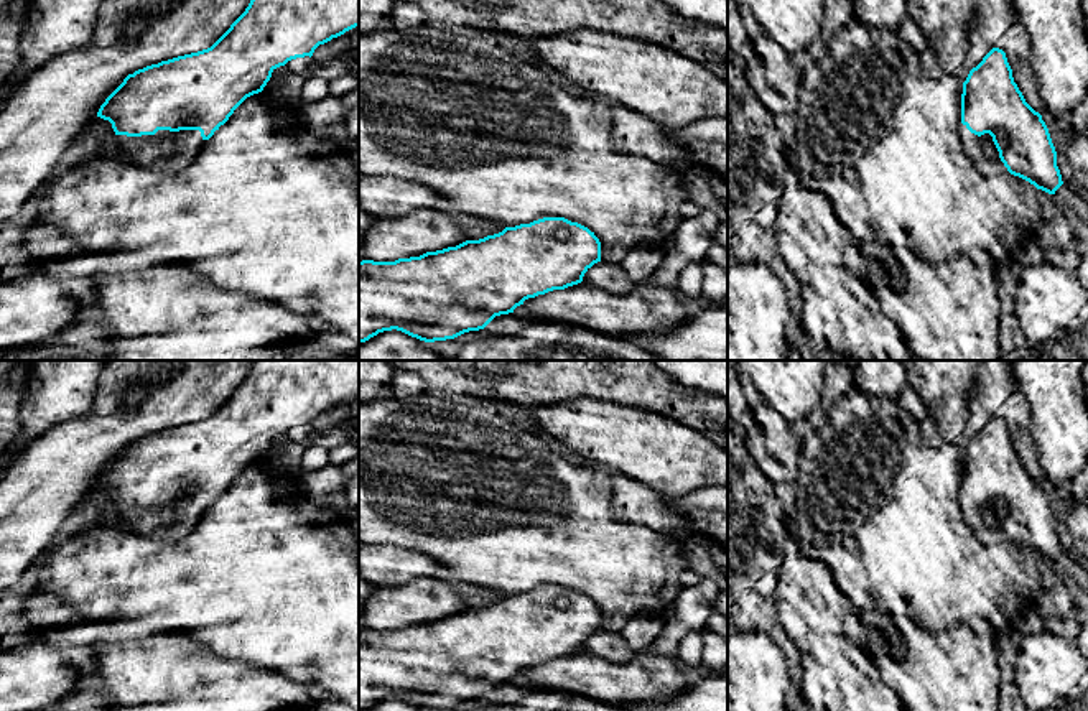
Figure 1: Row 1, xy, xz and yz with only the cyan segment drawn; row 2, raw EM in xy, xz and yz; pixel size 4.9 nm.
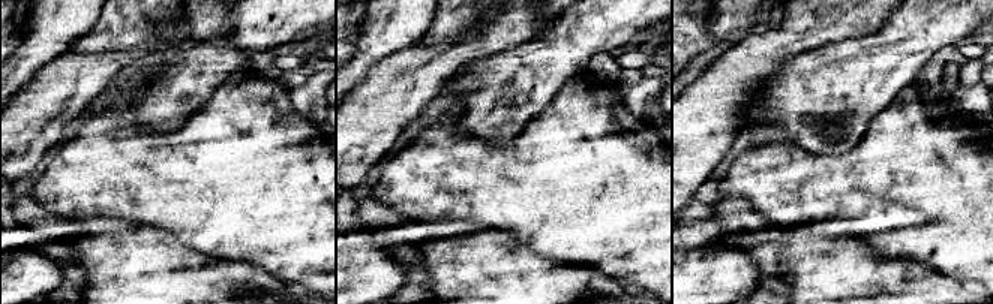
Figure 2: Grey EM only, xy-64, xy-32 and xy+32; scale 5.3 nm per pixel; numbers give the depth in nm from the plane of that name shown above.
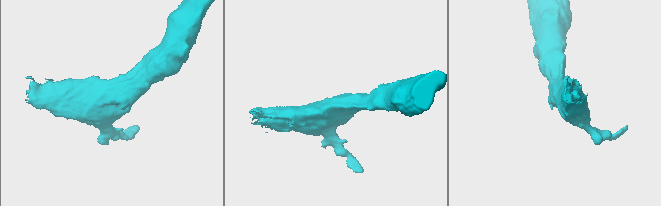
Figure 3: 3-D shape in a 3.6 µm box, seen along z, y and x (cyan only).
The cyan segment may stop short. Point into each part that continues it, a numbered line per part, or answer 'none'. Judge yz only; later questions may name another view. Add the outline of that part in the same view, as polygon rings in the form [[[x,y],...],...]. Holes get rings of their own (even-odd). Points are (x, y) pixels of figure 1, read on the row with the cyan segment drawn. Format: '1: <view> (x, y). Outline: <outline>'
1: yz (981, 150). Outline: [[[960,125],[961,143],[976,170],[986,178],[996,178],[1009,173],[999,158],[999,151],[989,133],[981,137],[971,133],[966,125]]]

